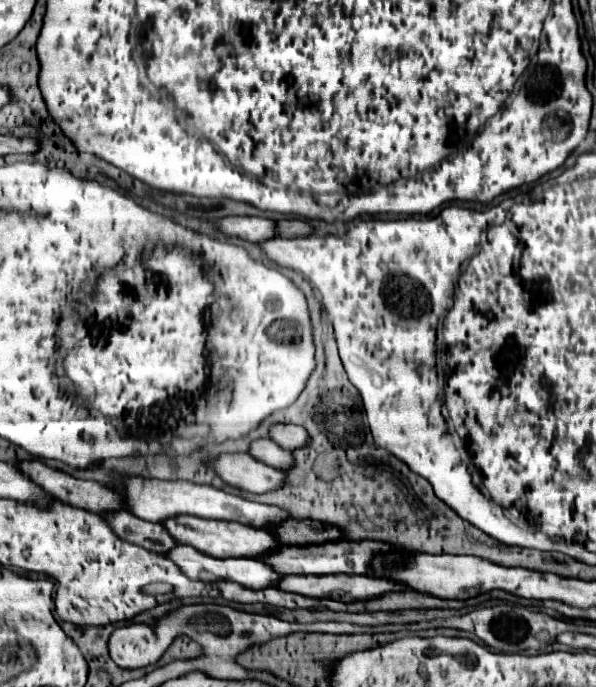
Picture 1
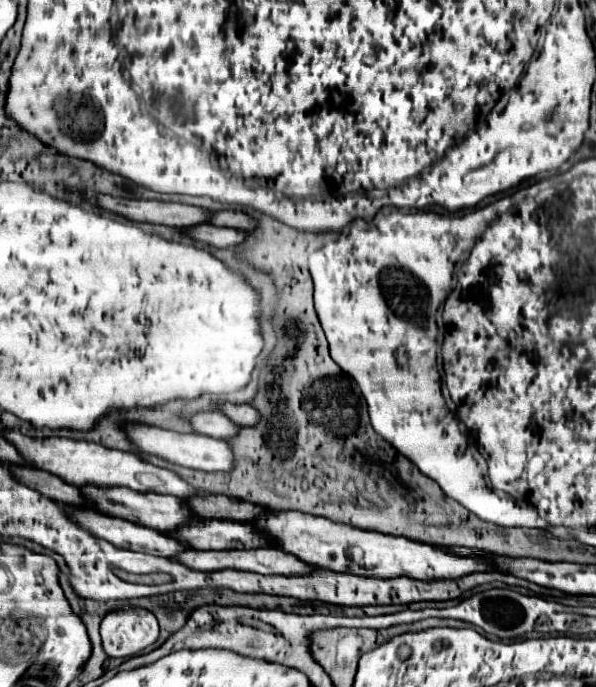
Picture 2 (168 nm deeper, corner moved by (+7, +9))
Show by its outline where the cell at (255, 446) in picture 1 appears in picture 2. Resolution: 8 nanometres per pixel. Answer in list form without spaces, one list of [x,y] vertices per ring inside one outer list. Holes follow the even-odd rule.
[[[197,413],[191,419],[191,425],[195,431],[199,431],[203,435],[223,439],[223,441],[229,441],[239,433],[239,427],[221,413]]]

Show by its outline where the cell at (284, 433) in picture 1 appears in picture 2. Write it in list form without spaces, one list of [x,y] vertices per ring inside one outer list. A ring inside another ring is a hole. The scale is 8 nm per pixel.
[[[223,405],[221,413],[227,415],[233,423],[237,423],[239,427],[255,427],[259,423],[259,411],[251,405]]]

